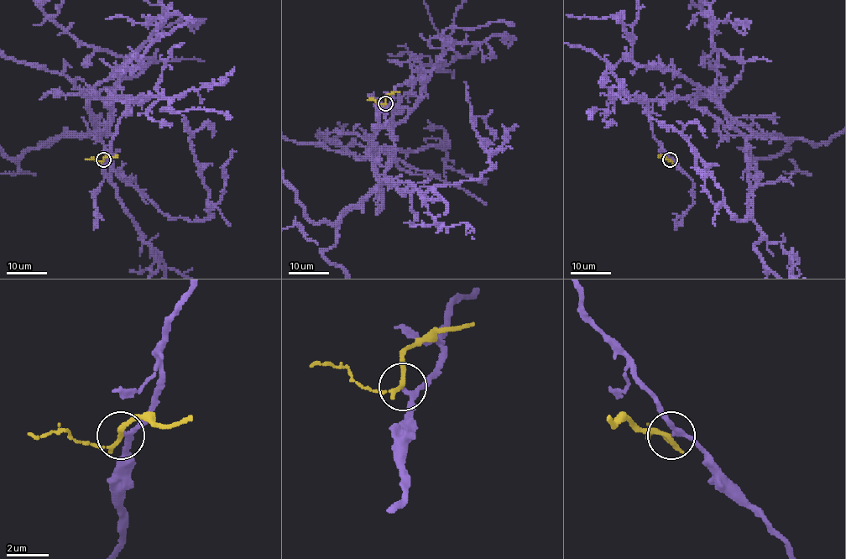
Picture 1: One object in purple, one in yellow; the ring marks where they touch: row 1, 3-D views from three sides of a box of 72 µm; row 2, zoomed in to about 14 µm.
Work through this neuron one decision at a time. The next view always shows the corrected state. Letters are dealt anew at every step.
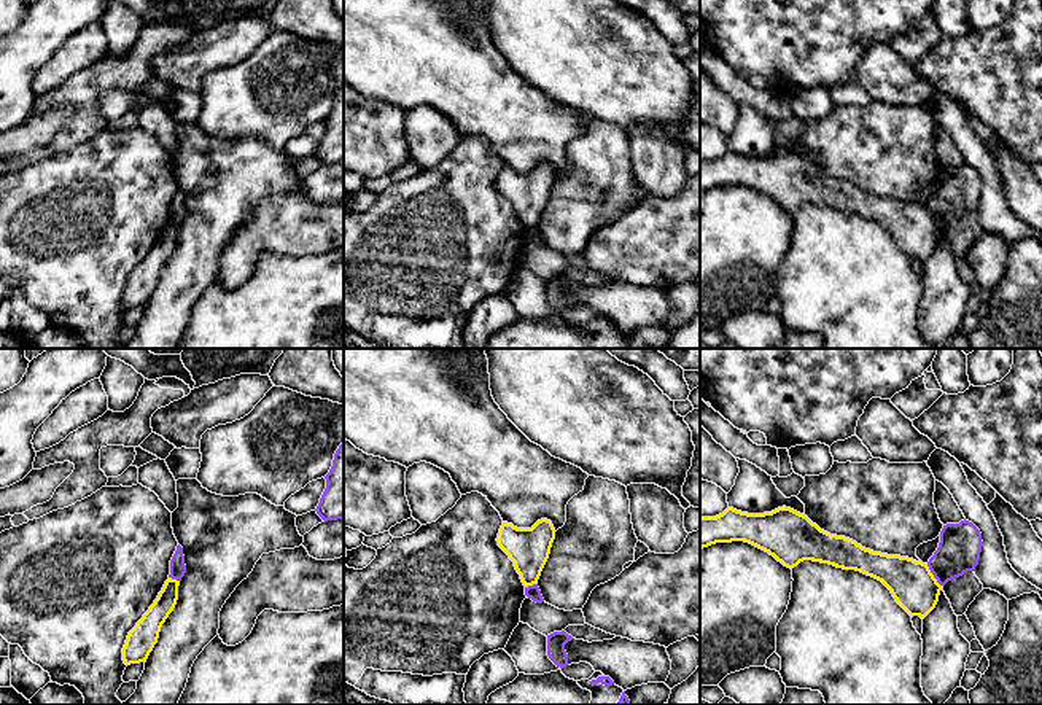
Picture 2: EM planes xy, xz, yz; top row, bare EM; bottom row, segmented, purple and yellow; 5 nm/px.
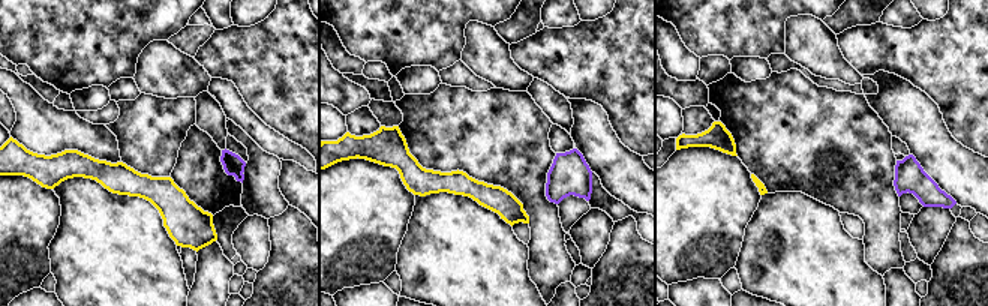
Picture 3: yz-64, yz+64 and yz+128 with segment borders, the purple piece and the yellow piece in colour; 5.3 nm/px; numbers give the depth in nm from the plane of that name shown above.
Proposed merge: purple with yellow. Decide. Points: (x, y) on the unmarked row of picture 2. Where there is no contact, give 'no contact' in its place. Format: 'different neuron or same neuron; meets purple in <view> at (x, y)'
different neuron; meets purple in yz at (933, 217)

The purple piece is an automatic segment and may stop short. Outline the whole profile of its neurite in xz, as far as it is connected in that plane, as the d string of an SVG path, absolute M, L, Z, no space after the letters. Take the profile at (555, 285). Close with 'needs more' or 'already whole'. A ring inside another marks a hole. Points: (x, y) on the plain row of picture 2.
M565 274L547 278L547 299L560 312L568 309L565 288L571 283L573 280L568 278Z | already whole

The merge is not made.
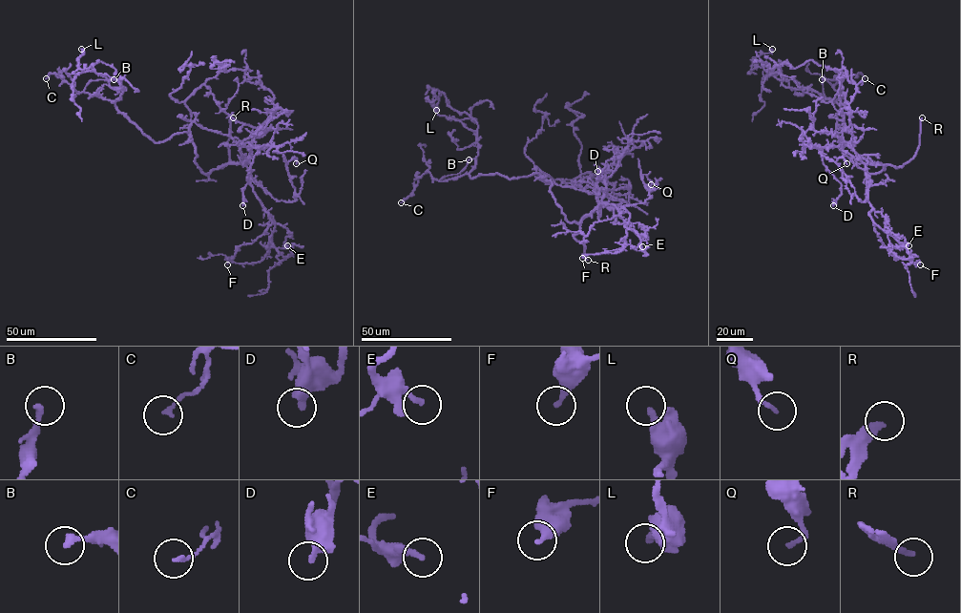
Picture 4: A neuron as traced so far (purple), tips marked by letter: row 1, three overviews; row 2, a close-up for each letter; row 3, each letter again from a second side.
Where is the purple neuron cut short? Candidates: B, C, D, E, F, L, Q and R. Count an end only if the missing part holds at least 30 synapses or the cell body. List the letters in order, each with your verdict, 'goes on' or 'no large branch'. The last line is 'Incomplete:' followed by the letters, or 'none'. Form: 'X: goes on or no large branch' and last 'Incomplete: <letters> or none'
B: no large branch
C: no large branch
D: no large branch
E: no large branch
F: no large branch
L: no large branch
Q: no large branch
R: goes on
Incomplete: R

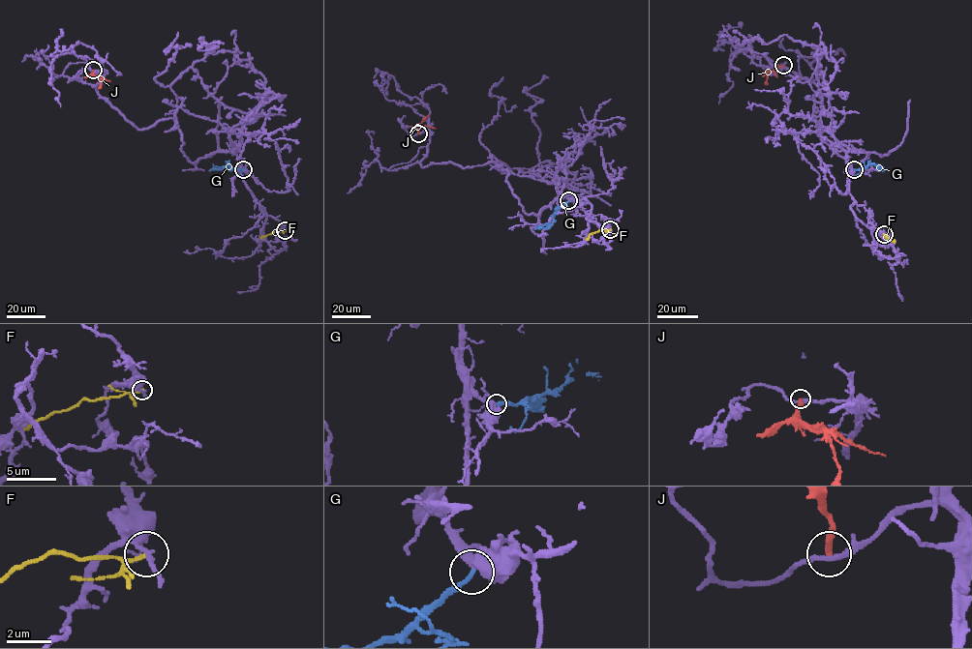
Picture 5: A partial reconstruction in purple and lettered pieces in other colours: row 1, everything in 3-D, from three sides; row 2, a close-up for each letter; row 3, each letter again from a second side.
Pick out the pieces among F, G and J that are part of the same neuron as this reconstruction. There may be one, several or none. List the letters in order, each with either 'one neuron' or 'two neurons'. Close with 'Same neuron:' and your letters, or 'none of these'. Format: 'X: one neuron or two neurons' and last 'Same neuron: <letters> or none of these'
F: two neurons
G: one neuron
J: two neurons
Same neuron: G

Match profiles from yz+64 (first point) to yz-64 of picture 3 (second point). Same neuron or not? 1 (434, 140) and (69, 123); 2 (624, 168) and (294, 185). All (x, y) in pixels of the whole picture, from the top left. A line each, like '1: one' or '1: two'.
1: two
2: one

